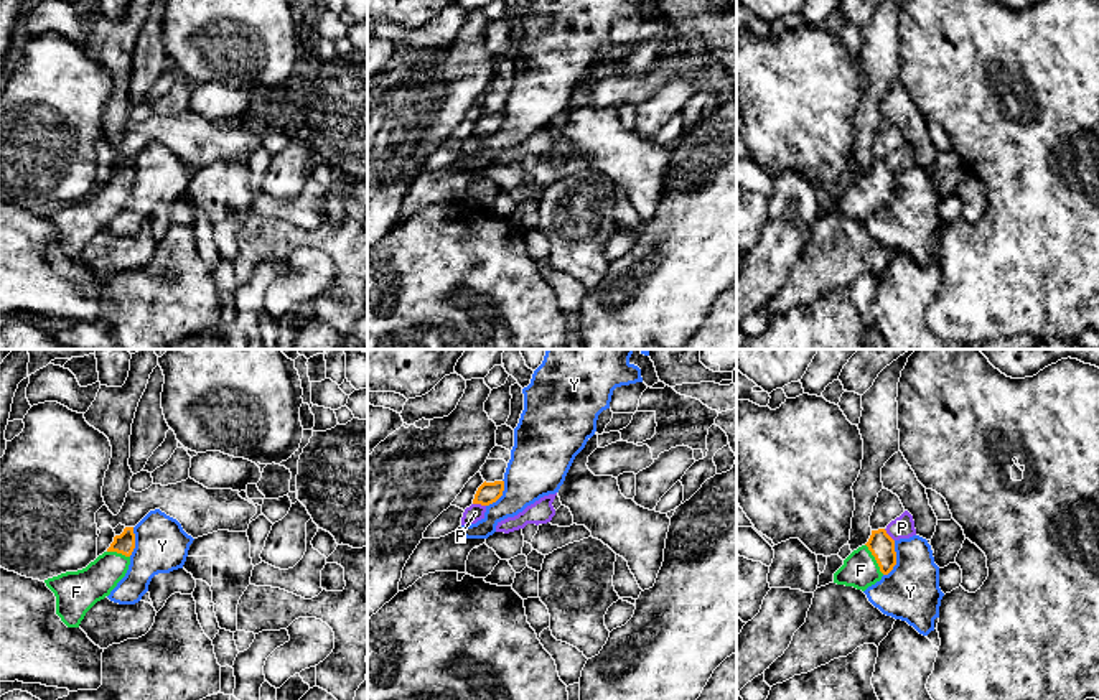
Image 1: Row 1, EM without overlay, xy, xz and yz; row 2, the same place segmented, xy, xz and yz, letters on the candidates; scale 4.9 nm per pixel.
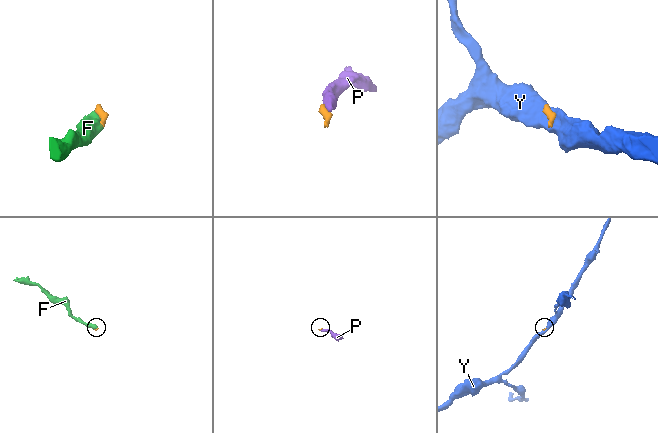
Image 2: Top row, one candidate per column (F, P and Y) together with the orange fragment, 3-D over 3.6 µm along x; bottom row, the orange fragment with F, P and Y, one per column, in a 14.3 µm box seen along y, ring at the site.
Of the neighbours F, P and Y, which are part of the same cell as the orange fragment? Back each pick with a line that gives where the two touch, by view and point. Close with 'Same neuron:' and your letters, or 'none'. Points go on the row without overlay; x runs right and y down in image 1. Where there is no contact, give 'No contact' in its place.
F: Touches orange at yz (875, 190)
P: Touches orange at xz (480, 134)
Same neuron: F, P

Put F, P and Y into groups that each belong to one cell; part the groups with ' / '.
F P / Y

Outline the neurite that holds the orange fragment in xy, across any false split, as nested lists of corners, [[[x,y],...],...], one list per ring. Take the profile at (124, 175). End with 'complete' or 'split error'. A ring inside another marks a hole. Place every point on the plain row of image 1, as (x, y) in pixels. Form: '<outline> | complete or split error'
[[[125,158],[86,199],[44,211],[56,227],[56,245],[68,259],[79,259],[86,244],[110,226],[129,201],[133,180],[133,158]]] | split error

